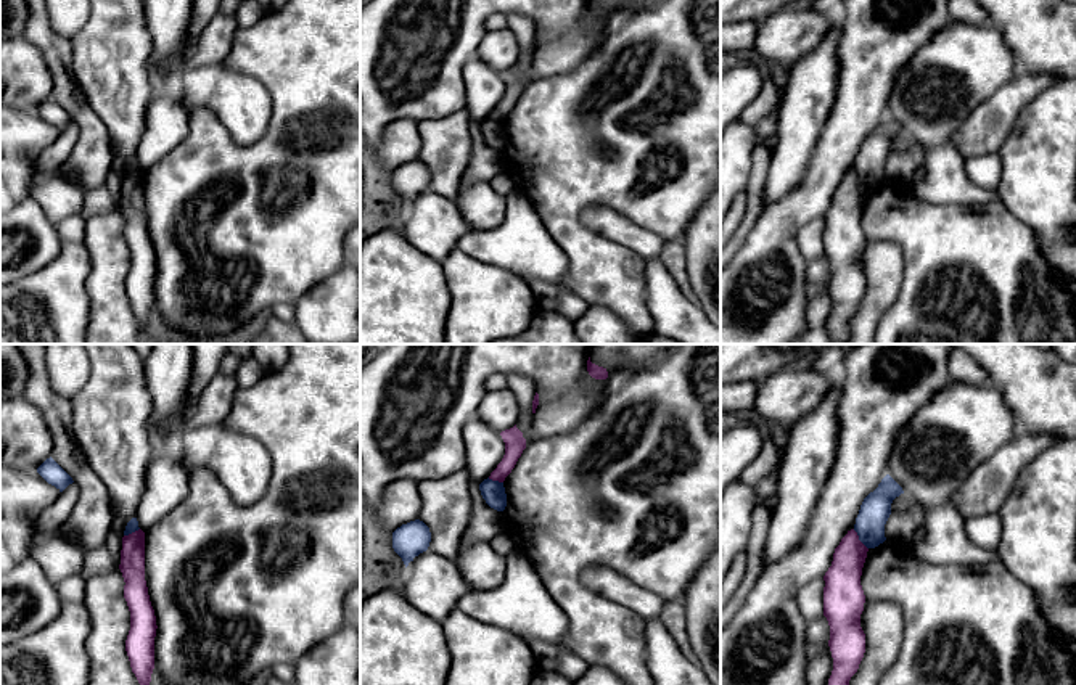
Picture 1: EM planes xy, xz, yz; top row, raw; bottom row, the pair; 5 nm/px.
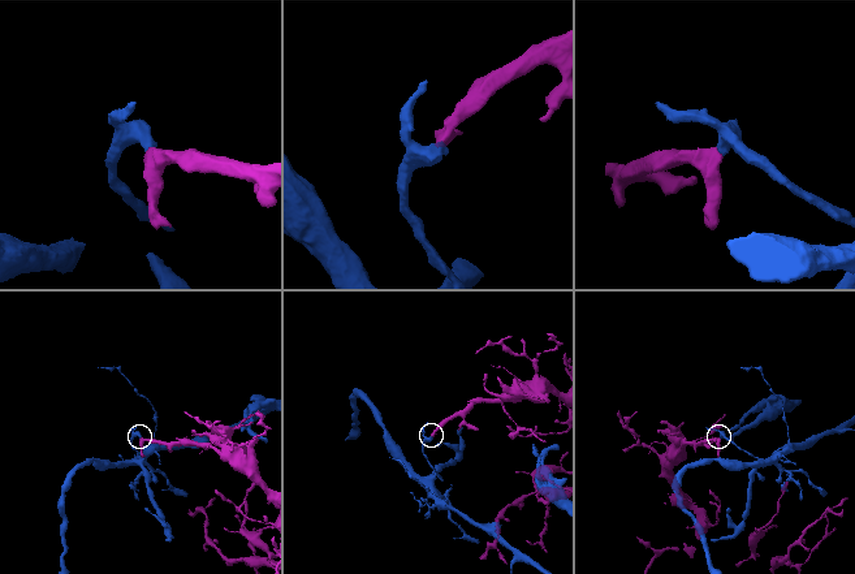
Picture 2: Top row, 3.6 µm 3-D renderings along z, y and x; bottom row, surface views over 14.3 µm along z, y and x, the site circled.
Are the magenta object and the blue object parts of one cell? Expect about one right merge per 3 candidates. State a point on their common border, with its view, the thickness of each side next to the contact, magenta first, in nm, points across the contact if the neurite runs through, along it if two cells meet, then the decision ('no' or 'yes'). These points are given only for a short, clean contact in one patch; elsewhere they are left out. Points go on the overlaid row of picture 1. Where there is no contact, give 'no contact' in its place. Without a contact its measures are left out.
contact yz (858, 539); calibres 180 and 150 nm; border yz (853, 529), (867, 549); no

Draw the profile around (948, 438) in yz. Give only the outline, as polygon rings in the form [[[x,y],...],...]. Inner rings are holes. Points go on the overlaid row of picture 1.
[[[952,381],[897,433],[888,474],[925,510],[925,537],[909,552],[931,564],[986,568],[997,552],[975,545],[952,497],[996,450],[1018,436],[1013,412],[989,384]]]

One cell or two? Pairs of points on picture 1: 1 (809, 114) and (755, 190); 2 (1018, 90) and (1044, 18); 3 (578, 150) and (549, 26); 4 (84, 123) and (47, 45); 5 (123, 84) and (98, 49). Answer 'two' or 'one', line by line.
1: two
2: two
3: two
4: one
5: one

